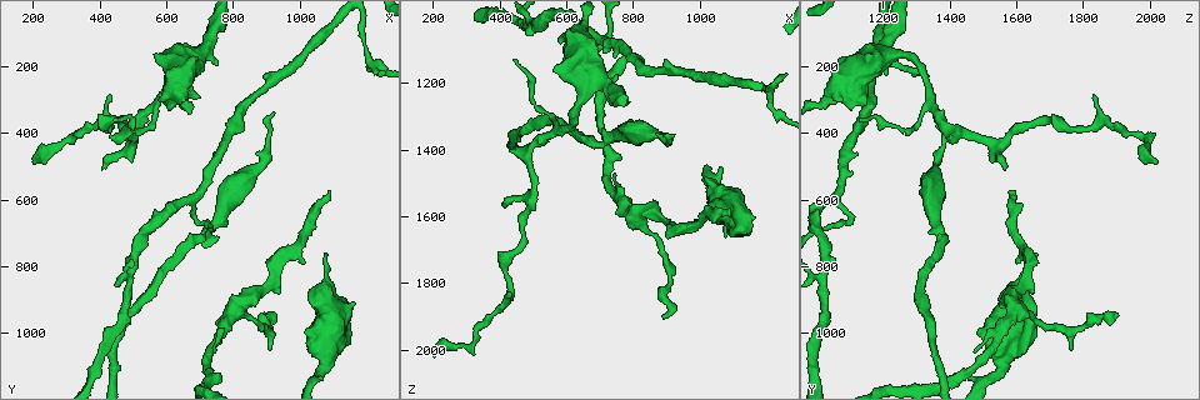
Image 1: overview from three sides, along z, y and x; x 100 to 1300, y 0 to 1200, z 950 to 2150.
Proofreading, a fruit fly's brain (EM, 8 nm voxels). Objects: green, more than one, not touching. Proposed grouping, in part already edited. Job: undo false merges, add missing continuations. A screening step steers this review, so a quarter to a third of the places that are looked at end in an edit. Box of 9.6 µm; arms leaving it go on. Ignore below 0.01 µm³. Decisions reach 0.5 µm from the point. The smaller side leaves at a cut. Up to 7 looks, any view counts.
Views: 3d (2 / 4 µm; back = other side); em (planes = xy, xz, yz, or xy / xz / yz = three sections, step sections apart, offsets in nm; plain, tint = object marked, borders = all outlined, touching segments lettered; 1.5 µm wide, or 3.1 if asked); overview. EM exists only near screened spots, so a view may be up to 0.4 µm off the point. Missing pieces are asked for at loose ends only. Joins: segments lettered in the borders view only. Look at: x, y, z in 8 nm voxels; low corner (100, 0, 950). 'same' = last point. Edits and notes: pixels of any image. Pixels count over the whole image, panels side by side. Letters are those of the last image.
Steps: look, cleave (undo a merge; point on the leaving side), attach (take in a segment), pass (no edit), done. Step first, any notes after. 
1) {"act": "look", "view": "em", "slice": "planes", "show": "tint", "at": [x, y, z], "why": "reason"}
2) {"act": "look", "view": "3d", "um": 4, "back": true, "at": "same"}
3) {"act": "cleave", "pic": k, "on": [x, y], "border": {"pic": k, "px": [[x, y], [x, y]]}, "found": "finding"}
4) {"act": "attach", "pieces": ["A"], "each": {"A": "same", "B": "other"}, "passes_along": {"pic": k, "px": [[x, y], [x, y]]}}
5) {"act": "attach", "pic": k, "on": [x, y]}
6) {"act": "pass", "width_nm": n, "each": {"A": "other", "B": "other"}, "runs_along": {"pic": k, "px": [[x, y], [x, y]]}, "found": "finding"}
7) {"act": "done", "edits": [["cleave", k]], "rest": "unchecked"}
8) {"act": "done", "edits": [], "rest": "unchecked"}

{"act": "look", "view": "3d", "um": 2, "at": [930, 340, 1360], "why": "free end"}

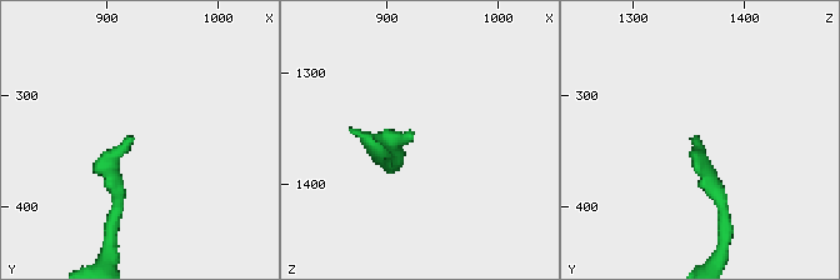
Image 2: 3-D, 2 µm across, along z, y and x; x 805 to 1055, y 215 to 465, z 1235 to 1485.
{"act": "look", "view": "em", "slice": "xy", "step": 8, "show": "plain", "at": [924, 340, 1354], "why": "now the EM"}

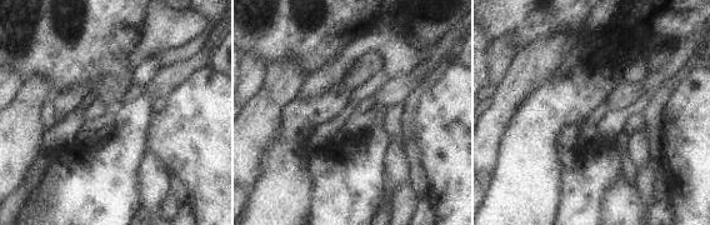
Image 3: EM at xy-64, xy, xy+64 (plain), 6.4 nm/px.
{"act": "look", "view": "em", "slice": "xy", "step": 8, "show": "borders", "at": "same", "why": "what lies round it"}

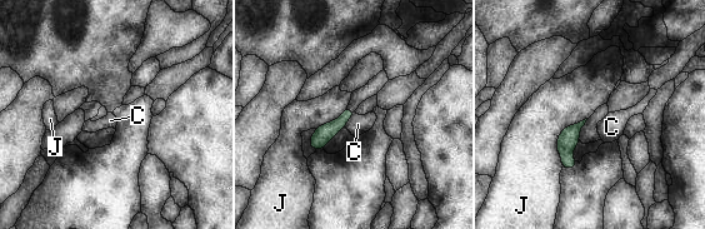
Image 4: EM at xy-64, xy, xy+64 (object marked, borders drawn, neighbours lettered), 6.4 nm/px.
{"act": "pass", "longest_contact_nm": ["J", 360], "each": {"C": "other", "J": "other"}, "found": "none of them fits"}

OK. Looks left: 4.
{"act": "look", "view": "em", "slice": "planes", "show": "borders", "at": [1090, 570, 1580], "why": "long arm stops here"}

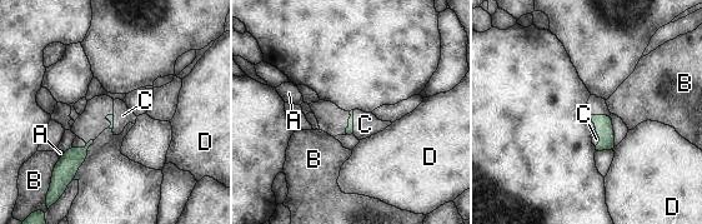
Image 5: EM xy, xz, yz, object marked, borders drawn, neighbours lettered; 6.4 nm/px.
{"act": "attach", "pieces": ["C"], "each": {"A": "other", "B": "other", "C": "same", "D": "other"}, "passes_along": {"pic": 5, "px": [[605, 129], [600, 137], [596, 139]]}, "found": "it goes on there"}

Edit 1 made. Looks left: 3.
{"act": "look", "view": "3d", "um": 4, "at": [900, 940, 1900], "why": "an open end"}

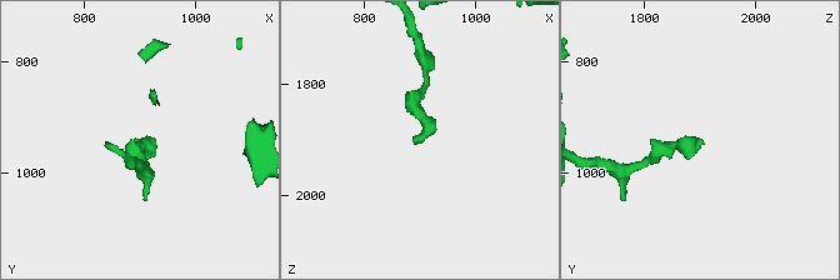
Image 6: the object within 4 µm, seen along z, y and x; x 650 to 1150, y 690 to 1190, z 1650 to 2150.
{"act": "look", "view": "em", "slice": "xz", "step": 8, "show": "borders", "at": [885, 935, 1900], "why": "shape alone is not enough"}

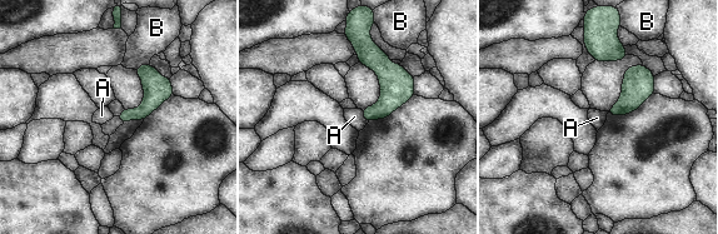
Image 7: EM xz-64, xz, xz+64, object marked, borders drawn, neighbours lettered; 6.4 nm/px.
{"act": "look", "view": "em", "slice": "planes", "show": "borders", "at": "same", "why": "cut it another way"}

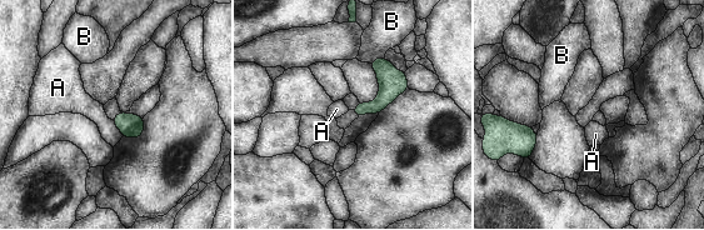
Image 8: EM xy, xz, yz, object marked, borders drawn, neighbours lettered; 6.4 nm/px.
{"act": "pass", "each": {"A": "other", "B": "other"}, "border": {"pic": 8, "px": [[111, 120], [123, 135]]}, "found": "none of them fits"}

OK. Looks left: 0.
{"act": "done", "edits": [["attach", 5]], "rest": "unchecked"}

